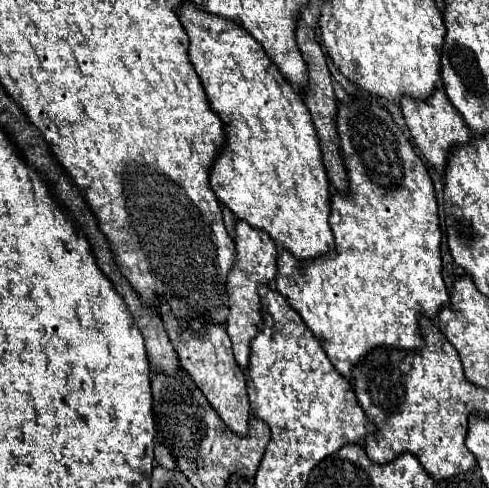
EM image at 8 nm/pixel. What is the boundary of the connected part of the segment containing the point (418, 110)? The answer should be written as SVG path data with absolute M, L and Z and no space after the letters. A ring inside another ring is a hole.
M437 85L437 89L425 101L411 99L411 97L403 97L401 111L405 115L407 127L409 127L411 135L413 135L419 151L425 155L425 159L437 171L443 171L445 169L447 155L449 155L449 147L453 147L453 145L465 145L465 141L469 141L469 137L471 137L469 127L465 125L465 121L459 115L459 111L451 105L451 101L447 99L447 95L445 95L445 91L443 91L441 85Z

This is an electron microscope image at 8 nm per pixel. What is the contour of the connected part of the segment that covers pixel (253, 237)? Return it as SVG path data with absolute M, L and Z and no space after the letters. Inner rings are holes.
M245 221L235 223L235 249L237 249L237 261L231 267L231 273L227 275L227 295L229 295L229 317L227 317L227 333L233 343L233 355L237 365L247 371L249 365L249 351L251 351L251 339L255 333L259 333L259 327L263 323L261 319L261 305L257 289L259 285L271 283L271 279L277 273L277 245L275 241L263 233L261 229L255 229L247 225Z

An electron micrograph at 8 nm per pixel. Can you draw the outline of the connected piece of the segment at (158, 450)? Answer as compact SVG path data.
M155 445L155 461L165 469L175 469L175 459L163 445Z

